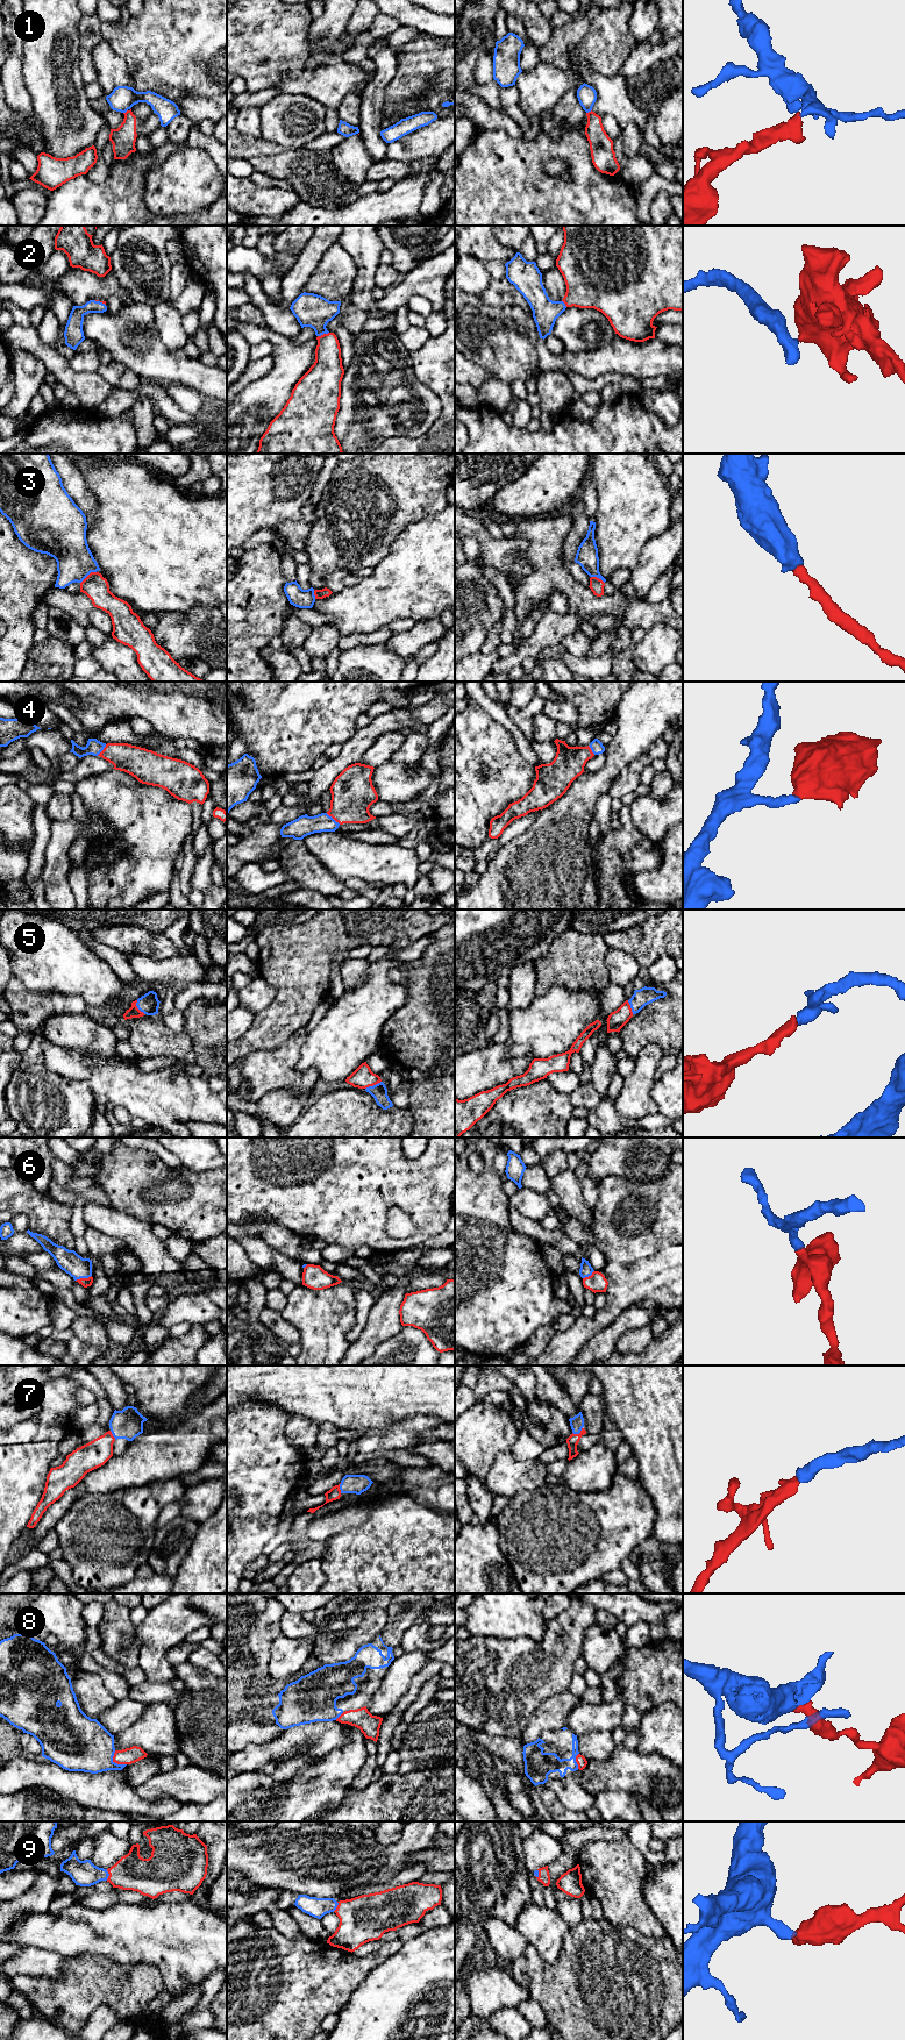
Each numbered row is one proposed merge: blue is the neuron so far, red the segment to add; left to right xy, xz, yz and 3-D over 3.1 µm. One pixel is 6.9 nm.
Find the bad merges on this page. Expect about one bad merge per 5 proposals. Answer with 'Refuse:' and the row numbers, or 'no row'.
Refuse: 1

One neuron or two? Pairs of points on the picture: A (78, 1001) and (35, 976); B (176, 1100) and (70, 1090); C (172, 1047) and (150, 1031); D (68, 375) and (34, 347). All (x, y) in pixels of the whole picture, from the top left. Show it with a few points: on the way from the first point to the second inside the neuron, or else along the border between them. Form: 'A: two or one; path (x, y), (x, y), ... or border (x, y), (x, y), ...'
A: two; border (40, 992), (78, 994), (87, 1005)
B: two; border (68, 1079), (84, 1079), (95, 1095)
C: one; path (166, 1043), (156, 1036)
D: one; path (59, 366), (42, 350)

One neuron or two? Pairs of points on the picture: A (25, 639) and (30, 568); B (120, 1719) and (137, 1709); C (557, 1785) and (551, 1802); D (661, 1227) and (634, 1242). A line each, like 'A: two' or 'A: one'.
A: one
B: one
C: two
D: one

